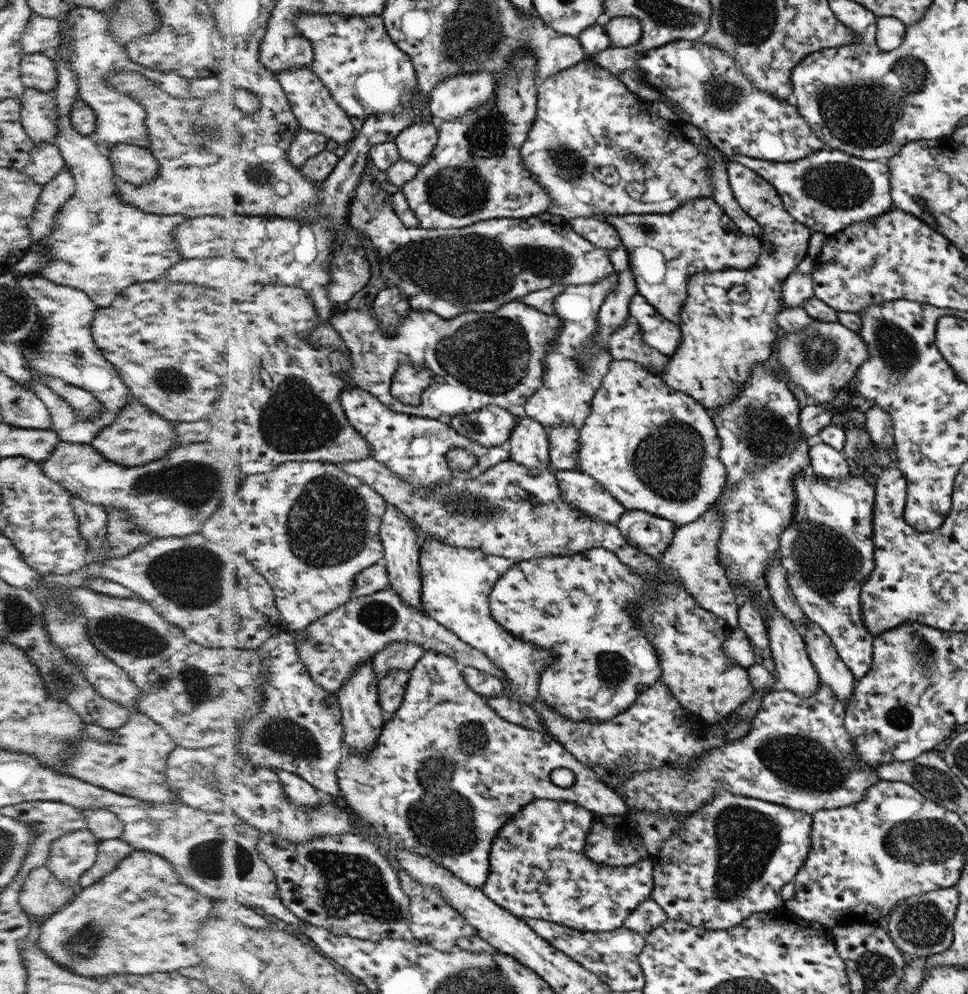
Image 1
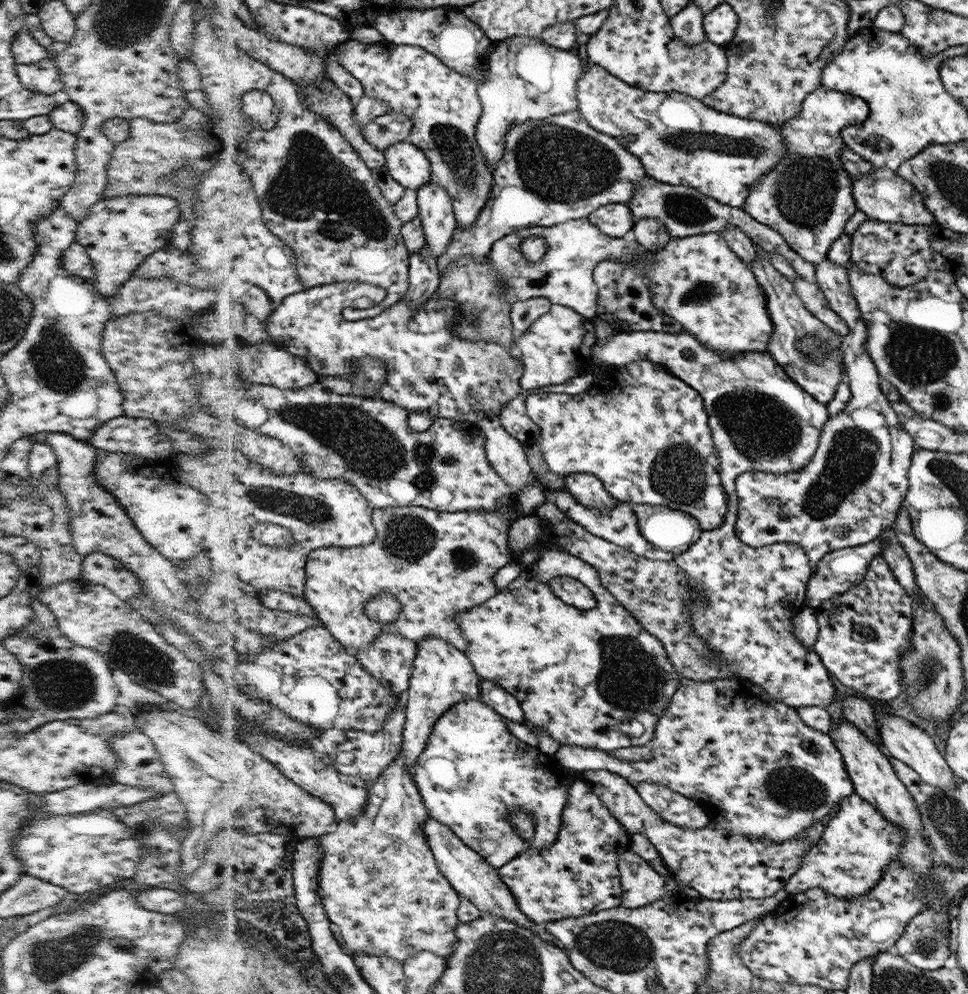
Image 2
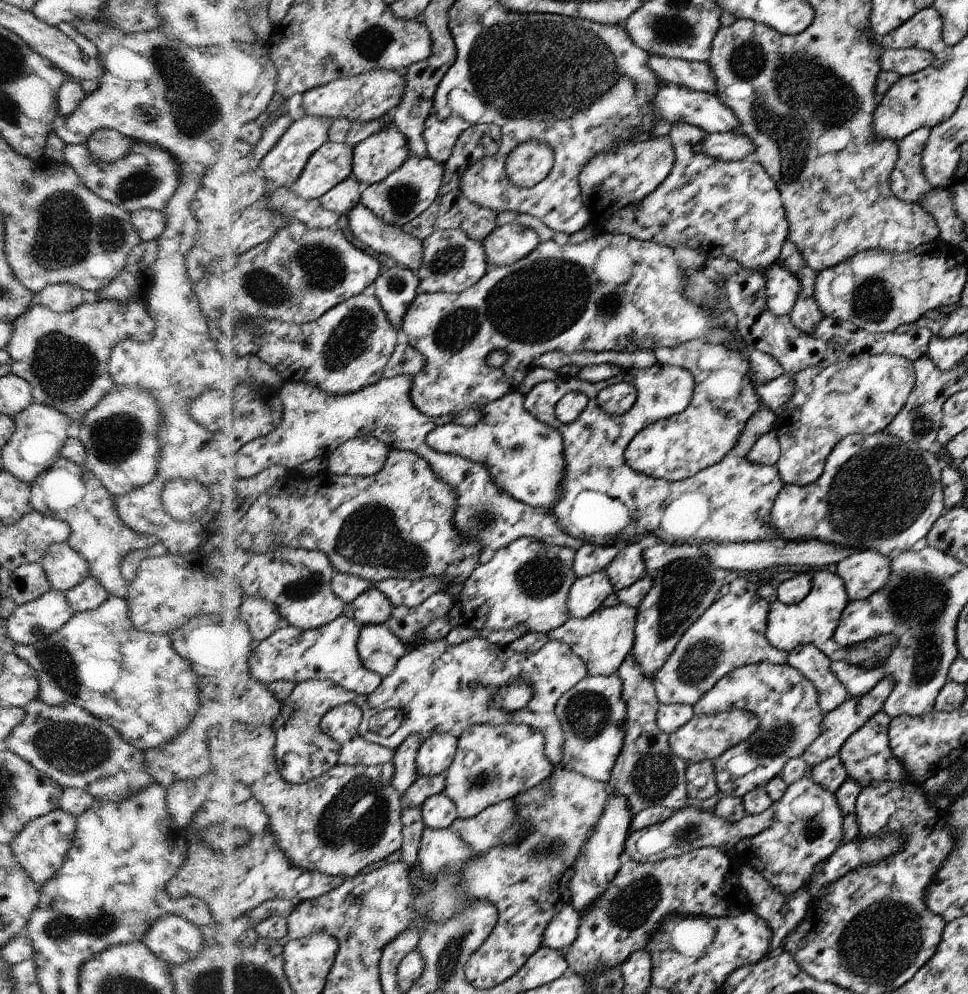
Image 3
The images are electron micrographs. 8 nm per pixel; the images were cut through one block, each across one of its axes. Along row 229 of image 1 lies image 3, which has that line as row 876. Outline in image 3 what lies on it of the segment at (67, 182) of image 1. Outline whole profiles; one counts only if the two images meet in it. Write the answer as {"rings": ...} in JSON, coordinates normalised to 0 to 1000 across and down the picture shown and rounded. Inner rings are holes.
{"rings":[[[60,812],[58,815],[30,827],[23,834],[23,837],[10,847],[10,853],[17,860],[19,867],[41,892],[43,889],[48,889],[50,884],[54,883],[62,875],[62,871],[66,869],[68,857],[72,855],[76,839],[79,839],[79,827],[79,821]]]}

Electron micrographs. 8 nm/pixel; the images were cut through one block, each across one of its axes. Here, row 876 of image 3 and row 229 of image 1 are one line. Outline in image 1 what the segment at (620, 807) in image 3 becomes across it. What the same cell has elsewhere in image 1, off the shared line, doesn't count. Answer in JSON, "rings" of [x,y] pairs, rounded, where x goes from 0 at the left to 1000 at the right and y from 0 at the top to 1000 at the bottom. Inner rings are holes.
{"rings":[[[614,217],[607,219],[597,218],[589,220],[588,223],[597,235],[620,251],[631,254],[643,245],[639,232],[621,219]]]}

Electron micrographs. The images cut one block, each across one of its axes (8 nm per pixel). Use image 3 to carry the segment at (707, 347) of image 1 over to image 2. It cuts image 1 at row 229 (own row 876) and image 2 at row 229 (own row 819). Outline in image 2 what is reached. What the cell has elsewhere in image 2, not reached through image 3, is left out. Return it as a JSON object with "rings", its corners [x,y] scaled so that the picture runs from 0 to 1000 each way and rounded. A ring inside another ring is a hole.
{"rings":[[[848,85],[833,99],[820,120],[800,127],[808,137],[812,154],[798,171],[777,186],[768,207],[777,219],[798,228],[821,254],[843,268],[854,260],[858,248],[870,238],[874,224],[885,212],[881,181],[868,160],[868,153],[875,149],[869,134],[876,127],[894,123],[898,109],[892,99]]]}

